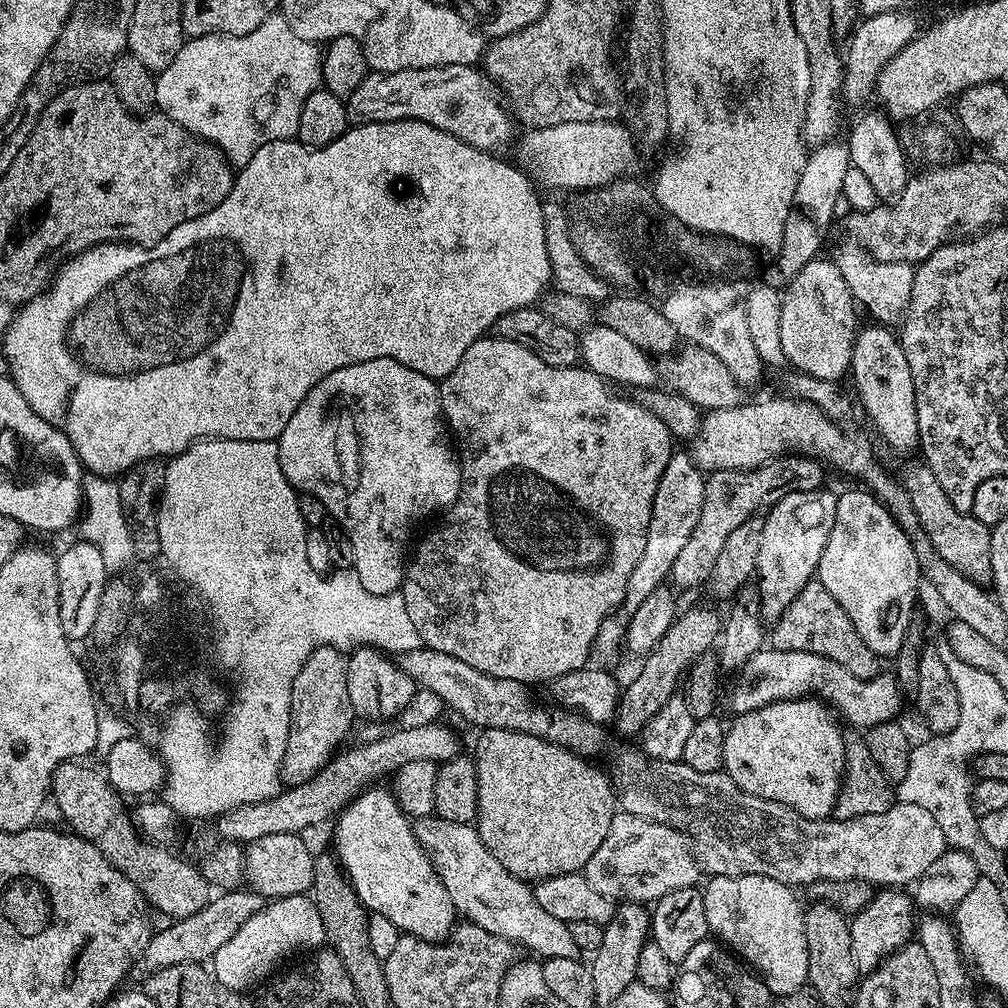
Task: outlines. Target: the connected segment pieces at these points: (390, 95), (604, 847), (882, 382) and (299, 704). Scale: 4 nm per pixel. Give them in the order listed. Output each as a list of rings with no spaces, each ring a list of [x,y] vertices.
[[[442,64],[398,70],[381,75],[379,79],[373,92],[358,86],[347,97],[346,103],[353,121],[381,124],[395,120],[417,120],[485,150],[493,149],[496,139],[500,140],[512,132],[514,120],[502,103],[501,93],[479,67]]]
[[[621,811],[613,815],[606,838],[602,838],[602,844],[598,846],[598,850],[594,850],[590,862],[586,862],[586,866],[582,869],[582,874],[586,882],[590,882],[594,890],[598,890],[598,894],[614,902],[650,902],[679,888],[697,887],[696,879],[702,876],[702,869],[696,863],[695,855],[687,839],[679,832],[664,824],[650,822],[640,816]]]
[[[873,324],[866,328],[861,327],[857,333],[853,348],[853,357],[850,364],[850,378],[854,380],[854,386],[862,397],[862,404],[872,420],[874,427],[880,431],[885,442],[900,452],[912,452],[920,444],[920,402],[916,394],[913,382],[913,372],[910,370],[909,360],[905,347],[896,342],[889,327],[882,324]]]
[[[319,648],[312,652],[296,679],[292,721],[288,745],[280,762],[280,775],[295,786],[306,783],[318,774],[339,749],[339,744],[354,727],[354,709],[350,702],[346,660],[336,648]]]

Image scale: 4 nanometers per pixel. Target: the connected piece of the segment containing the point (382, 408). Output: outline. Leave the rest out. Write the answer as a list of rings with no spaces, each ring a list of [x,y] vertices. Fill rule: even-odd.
[[[389,356],[342,366],[326,378],[319,380],[310,390],[310,394],[306,394],[306,398],[302,398],[302,406],[298,406],[298,410],[294,410],[294,414],[290,414],[290,422],[286,422],[286,430],[282,430],[282,434],[278,437],[278,443],[282,474],[286,474],[286,478],[293,488],[320,499],[325,504],[327,515],[343,525],[340,526],[350,541],[354,565],[356,564],[357,573],[355,572],[355,575],[358,577],[360,585],[371,595],[387,596],[389,593],[395,593],[401,587],[404,578],[406,567],[404,547],[408,544],[408,535],[411,534],[416,519],[420,515],[428,516],[431,512],[438,511],[439,508],[441,510],[451,508],[452,503],[460,496],[460,466],[454,455],[449,433],[446,431],[446,421],[440,411],[440,389],[437,381],[431,380],[426,374]]]

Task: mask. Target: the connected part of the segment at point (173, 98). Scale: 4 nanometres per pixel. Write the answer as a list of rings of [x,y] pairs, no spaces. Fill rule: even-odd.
[[[280,14],[268,16],[262,26],[241,36],[194,36],[185,39],[174,62],[156,76],[159,111],[188,129],[193,136],[215,144],[229,161],[236,162],[240,155],[245,155],[244,136],[257,136],[260,142],[290,140],[296,136],[302,106],[306,98],[321,87],[326,76],[322,52],[320,56],[316,48],[319,47],[299,36]]]

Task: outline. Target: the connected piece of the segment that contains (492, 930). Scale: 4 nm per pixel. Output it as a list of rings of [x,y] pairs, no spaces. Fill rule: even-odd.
[[[430,815],[417,819],[414,827],[416,841],[424,848],[429,862],[446,886],[457,913],[464,915],[465,912],[468,915],[465,917],[482,930],[513,945],[521,944],[537,952],[532,953],[537,957],[570,958],[577,955],[578,943],[571,927],[538,906],[535,891],[525,881],[510,875],[506,866],[486,850],[472,824],[446,822]]]

